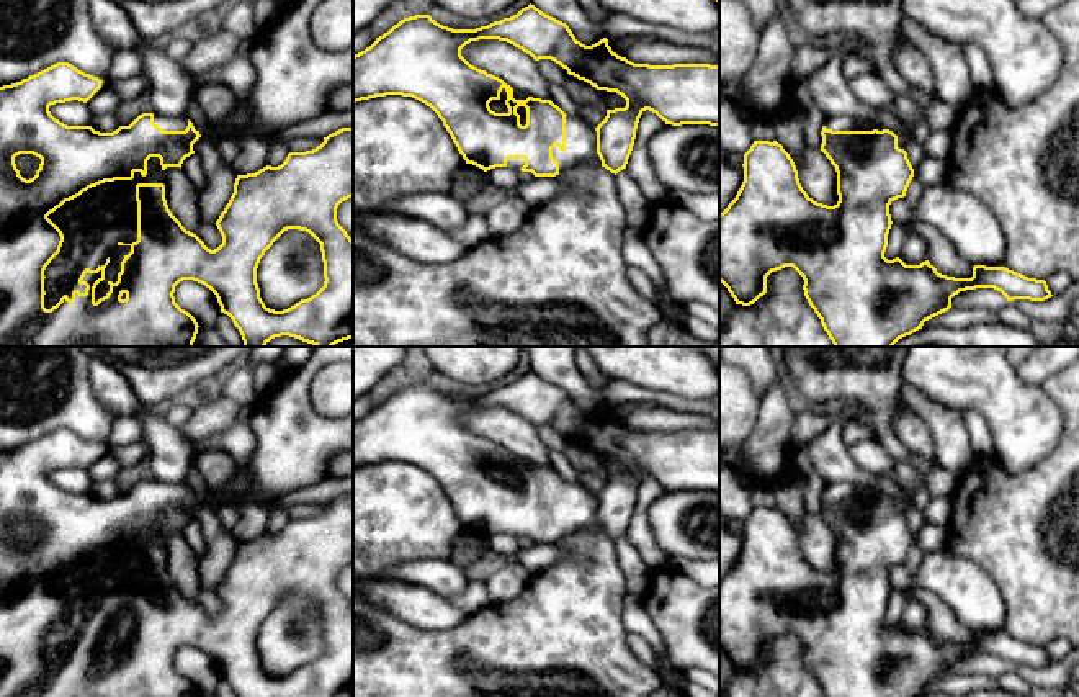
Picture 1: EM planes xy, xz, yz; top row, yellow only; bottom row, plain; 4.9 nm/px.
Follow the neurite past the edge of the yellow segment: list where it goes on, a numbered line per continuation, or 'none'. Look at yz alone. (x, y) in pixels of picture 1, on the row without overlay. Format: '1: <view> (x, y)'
1: yz (836, 490)

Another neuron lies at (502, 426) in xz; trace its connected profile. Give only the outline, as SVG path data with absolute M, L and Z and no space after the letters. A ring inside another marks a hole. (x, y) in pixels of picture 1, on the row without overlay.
M471 407L461 416L461 422L471 432L502 445L513 456L551 466L549 448L540 438L536 427L507 407Z

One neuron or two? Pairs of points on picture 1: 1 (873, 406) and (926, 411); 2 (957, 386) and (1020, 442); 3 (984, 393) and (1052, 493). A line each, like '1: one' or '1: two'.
1: two
2: one
3: two

